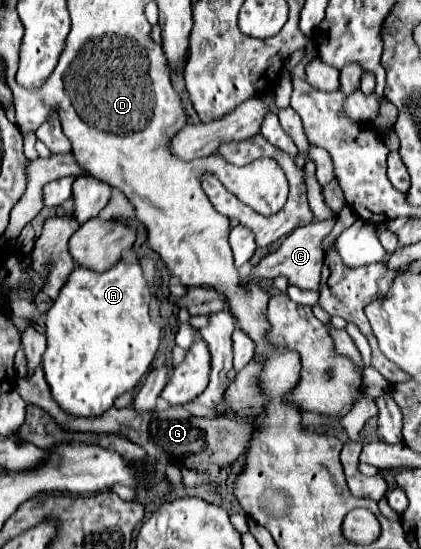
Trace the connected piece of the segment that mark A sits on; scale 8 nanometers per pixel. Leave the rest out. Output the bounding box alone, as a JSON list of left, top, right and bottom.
[43,259,161,417]

